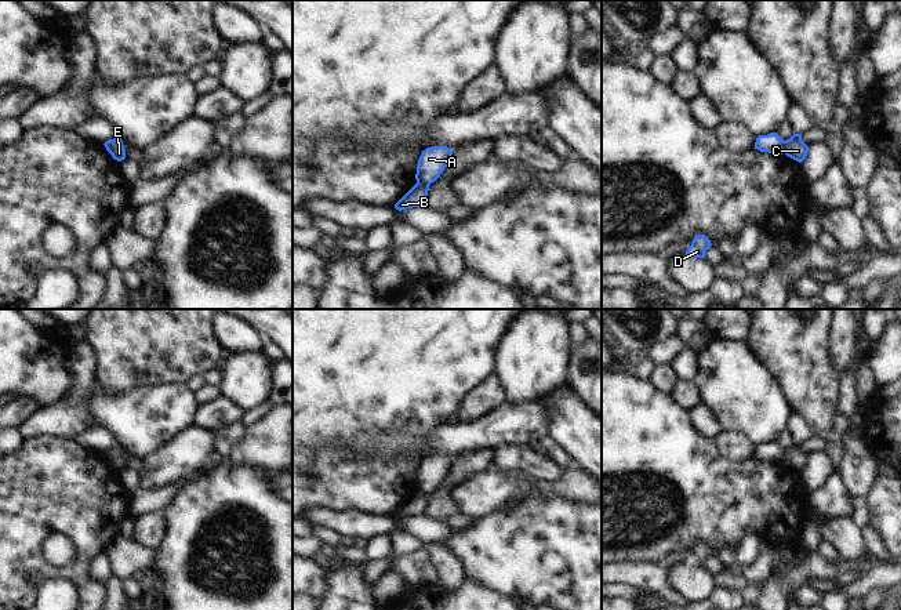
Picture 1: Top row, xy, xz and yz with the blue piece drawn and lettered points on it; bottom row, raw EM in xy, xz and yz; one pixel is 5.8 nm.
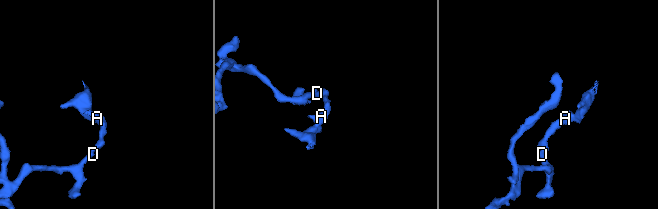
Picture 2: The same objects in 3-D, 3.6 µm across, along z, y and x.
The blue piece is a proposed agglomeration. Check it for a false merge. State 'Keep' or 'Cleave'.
Cleave.

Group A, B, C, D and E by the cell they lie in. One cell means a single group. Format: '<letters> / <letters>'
A D E / B C

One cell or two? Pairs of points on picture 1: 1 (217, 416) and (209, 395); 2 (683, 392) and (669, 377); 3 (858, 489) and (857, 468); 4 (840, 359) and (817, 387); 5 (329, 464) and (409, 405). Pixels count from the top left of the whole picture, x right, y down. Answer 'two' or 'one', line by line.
1: two
2: two
3: one
4: two
5: one

